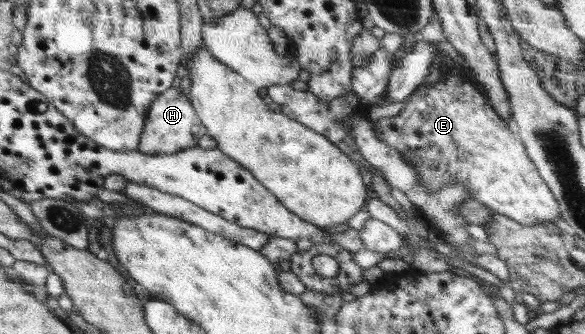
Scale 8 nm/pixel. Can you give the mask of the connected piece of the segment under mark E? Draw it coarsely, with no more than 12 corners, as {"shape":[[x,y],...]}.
{"shape":[[455,68],[378,119],[420,184],[561,217],[514,129]]}

